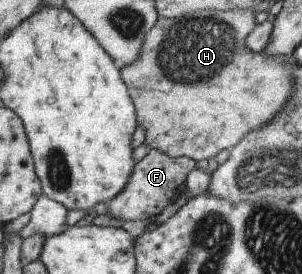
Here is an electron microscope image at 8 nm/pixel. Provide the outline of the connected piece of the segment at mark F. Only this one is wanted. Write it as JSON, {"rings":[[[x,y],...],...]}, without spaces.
{"rings":[[[150,149],[148,154],[134,164],[134,170],[126,186],[108,201],[106,214],[116,220],[113,226],[122,226],[125,221],[153,220],[160,211],[183,190],[186,174],[194,170],[196,161],[187,157],[171,158],[164,152]]]}

